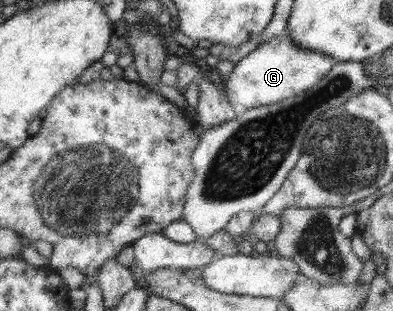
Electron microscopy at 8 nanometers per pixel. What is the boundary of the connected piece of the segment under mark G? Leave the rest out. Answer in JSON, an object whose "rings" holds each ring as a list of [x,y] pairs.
{"rings":[[[283,31],[234,63],[232,72],[225,77],[226,98],[240,110],[281,102],[310,89],[310,86],[326,77],[333,64],[326,54],[294,46]]]}

